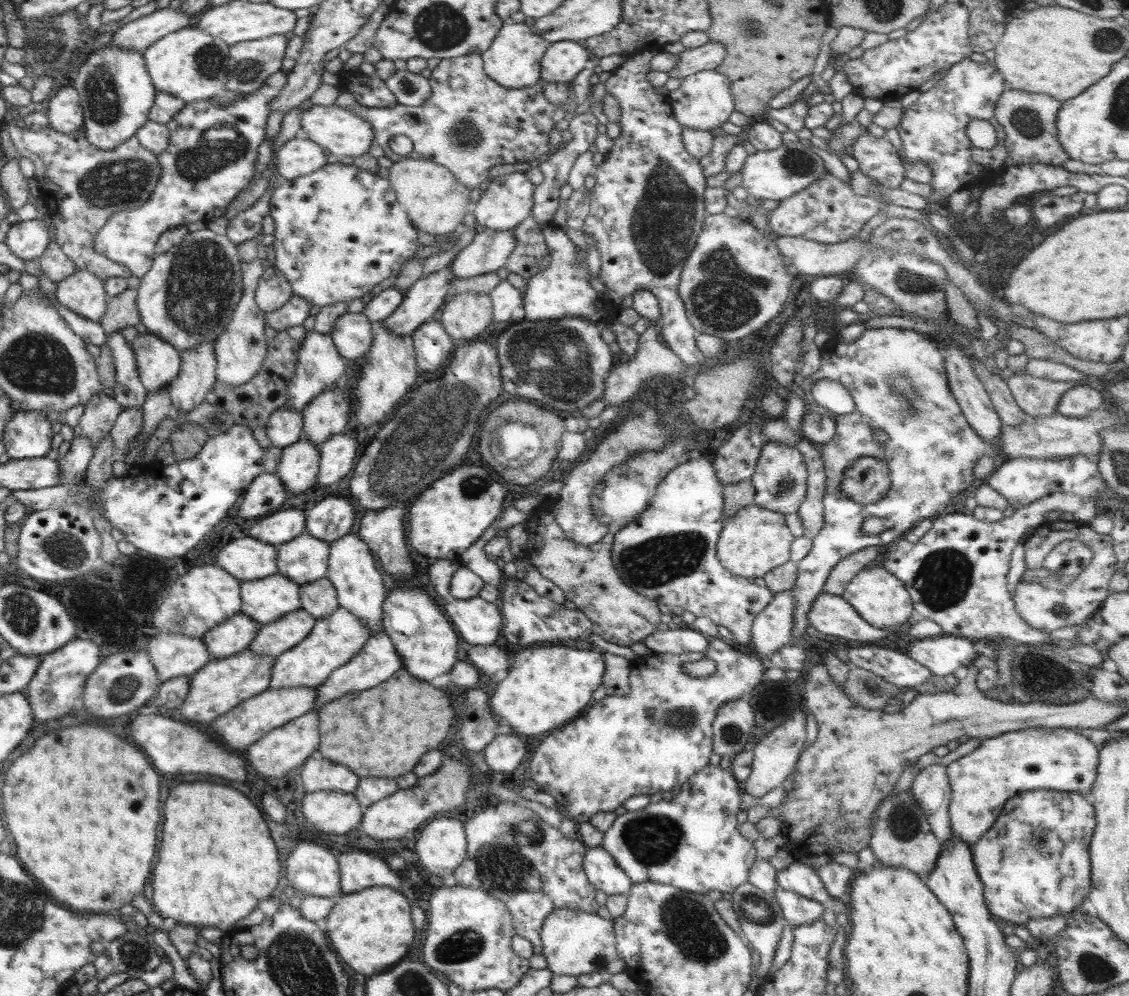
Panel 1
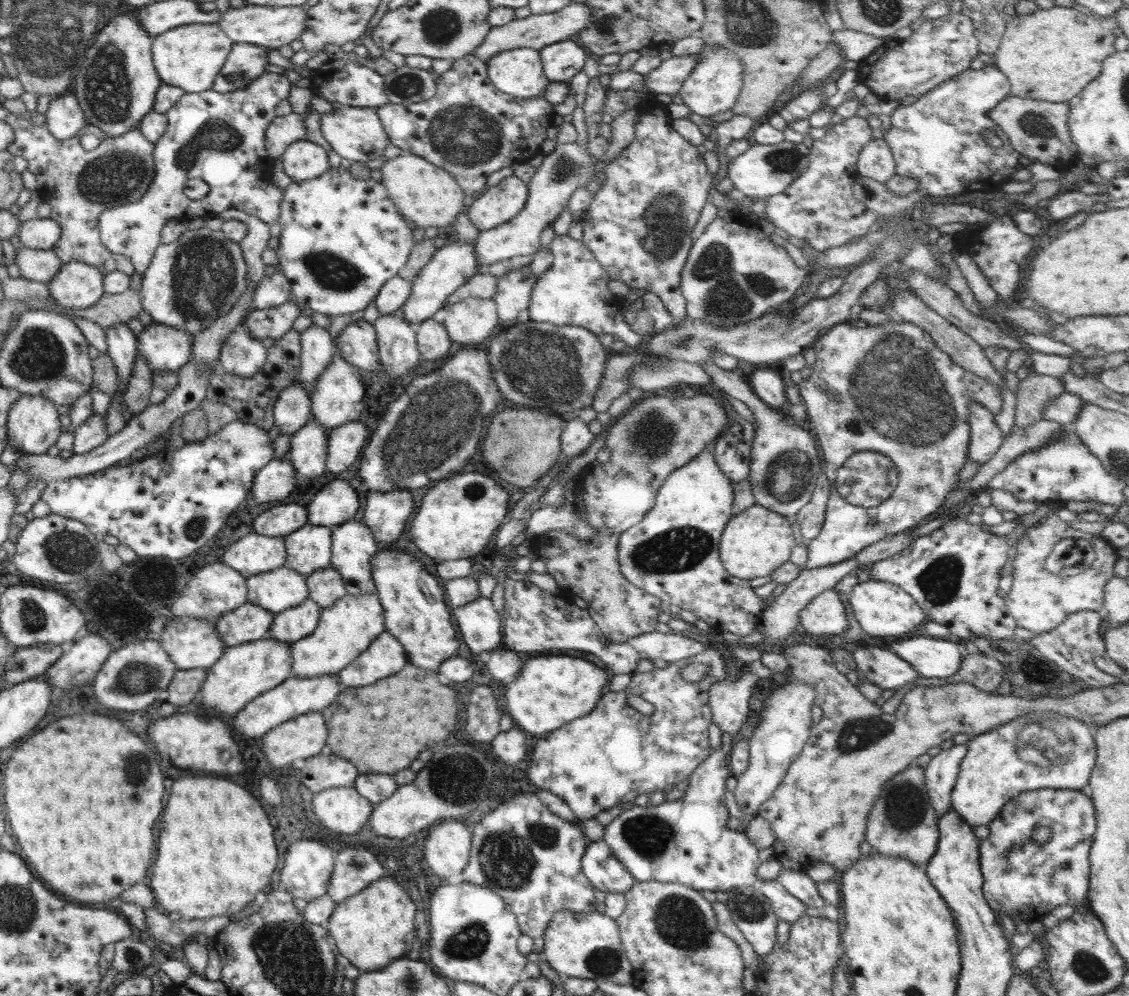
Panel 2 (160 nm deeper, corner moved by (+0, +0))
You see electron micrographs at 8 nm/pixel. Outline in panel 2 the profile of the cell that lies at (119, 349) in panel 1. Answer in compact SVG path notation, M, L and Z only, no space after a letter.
M124 323L106 327L107 353L112 358L118 377L127 382L131 379L133 364L138 356L137 335Z

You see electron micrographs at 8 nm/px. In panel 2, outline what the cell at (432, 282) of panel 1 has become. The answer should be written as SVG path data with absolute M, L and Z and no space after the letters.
M453 239L447 245L443 245L432 255L430 262L420 269L416 278L413 278L410 296L406 299L400 313L402 318L414 326L431 319L440 308L445 306L448 296L459 286L484 271L481 270L477 262L479 260L475 253L474 241L459 242L457 239Z

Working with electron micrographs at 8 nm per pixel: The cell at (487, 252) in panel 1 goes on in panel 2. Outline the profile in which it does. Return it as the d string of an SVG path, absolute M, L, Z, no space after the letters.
M576 141L558 143L554 151L543 154L536 163L535 175L527 182L528 198L526 206L508 222L503 222L490 230L482 230L474 241L475 253L481 270L487 271L494 263L508 261L514 256L528 256L538 252L541 247L540 234L544 228L552 227L554 221L569 205L569 200L575 190L586 188L592 183L594 166L598 159L588 151L583 150Z

